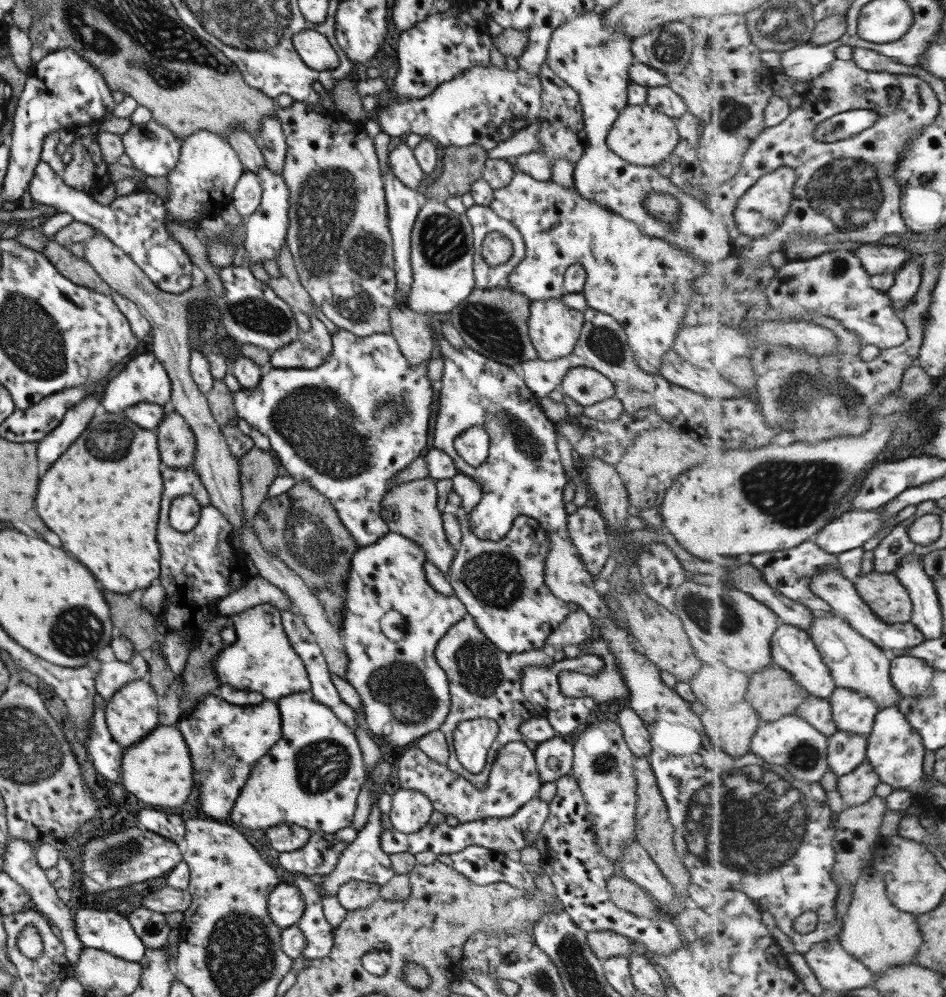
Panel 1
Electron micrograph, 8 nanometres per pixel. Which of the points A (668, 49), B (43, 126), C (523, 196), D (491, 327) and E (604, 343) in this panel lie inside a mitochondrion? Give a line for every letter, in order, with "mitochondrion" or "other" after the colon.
A: mitochondrion
B: other
C: other
D: mitochondrion
E: mitochondrion

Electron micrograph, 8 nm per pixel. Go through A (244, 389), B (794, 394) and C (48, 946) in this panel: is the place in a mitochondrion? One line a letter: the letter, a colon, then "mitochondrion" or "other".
A: other
B: mitochondrion
C: other

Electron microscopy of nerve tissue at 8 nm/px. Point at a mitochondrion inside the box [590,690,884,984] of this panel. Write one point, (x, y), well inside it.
(746, 819)

